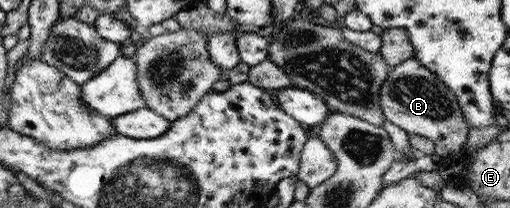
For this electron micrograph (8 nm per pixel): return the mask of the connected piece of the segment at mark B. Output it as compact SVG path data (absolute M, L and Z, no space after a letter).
M415 57L390 69L379 96L385 120L399 126L409 135L418 134L432 140L435 152L441 157L448 159L463 152L470 126L459 110L456 95Z

